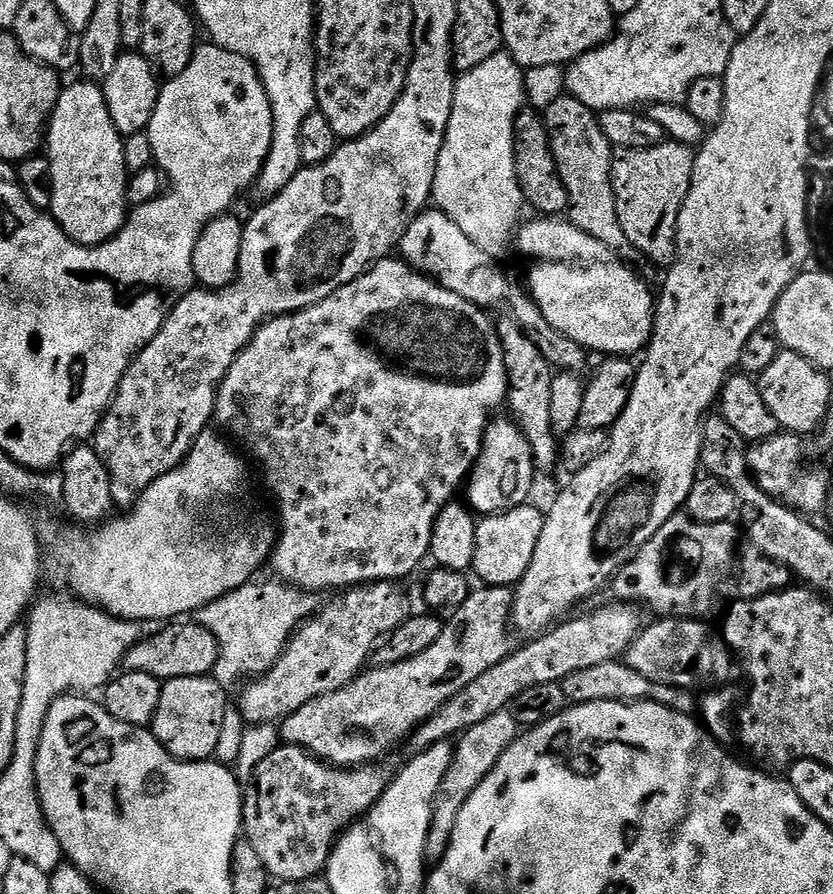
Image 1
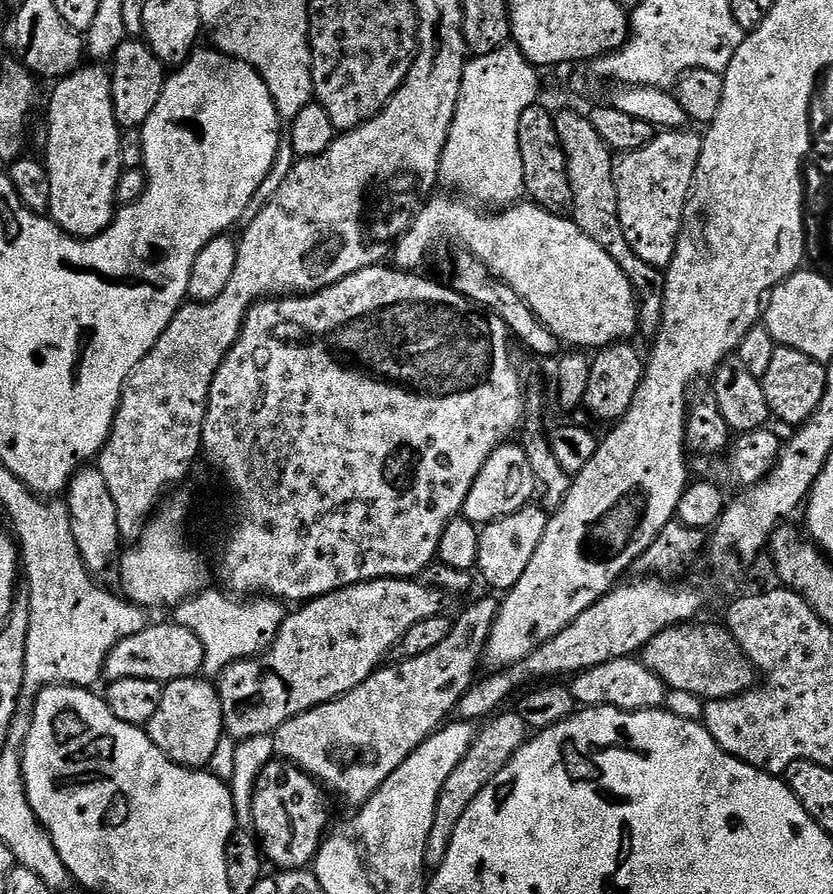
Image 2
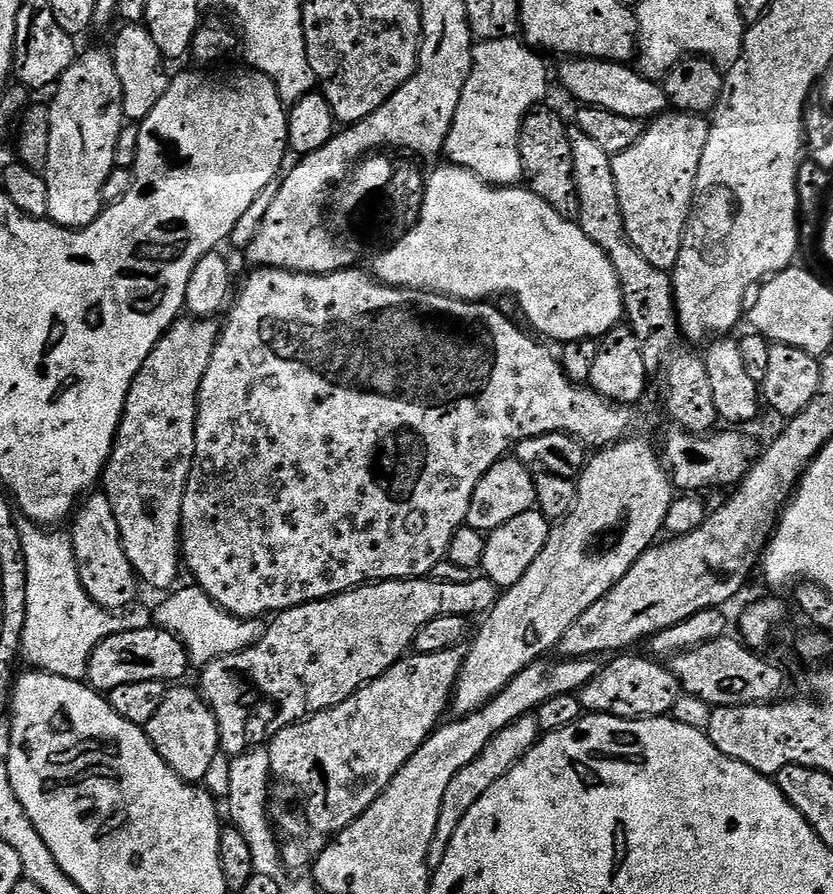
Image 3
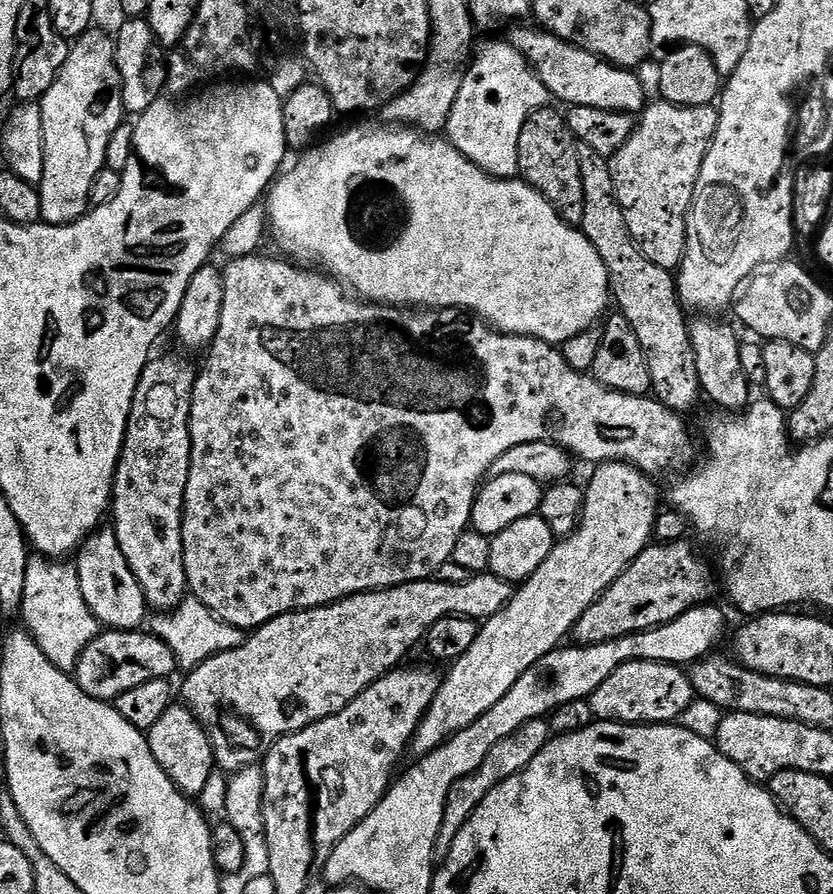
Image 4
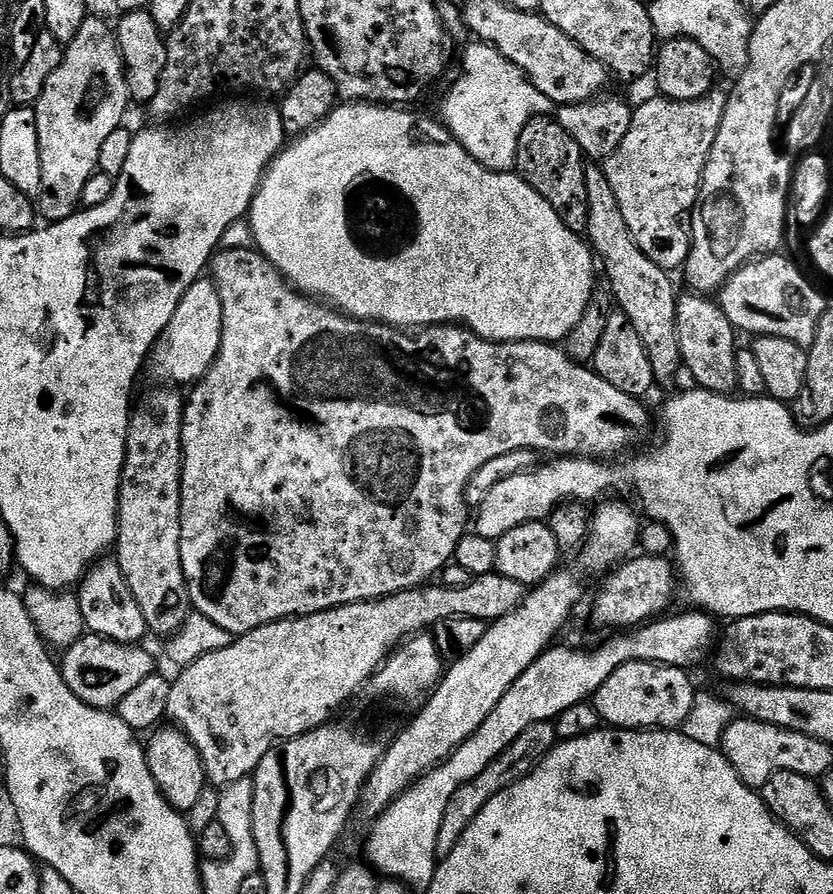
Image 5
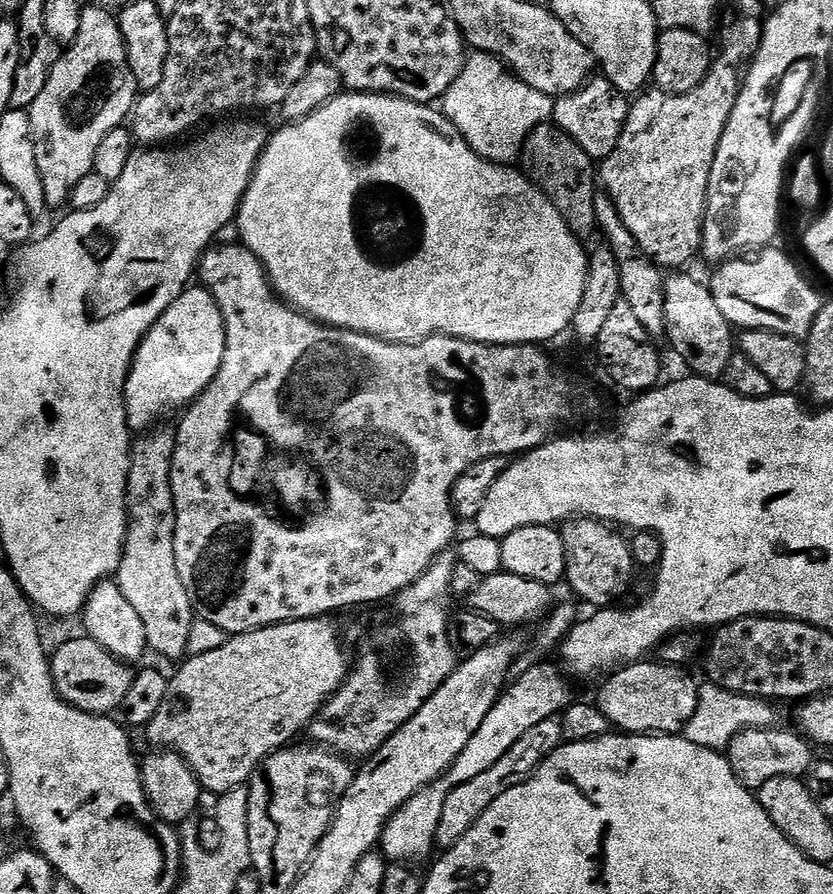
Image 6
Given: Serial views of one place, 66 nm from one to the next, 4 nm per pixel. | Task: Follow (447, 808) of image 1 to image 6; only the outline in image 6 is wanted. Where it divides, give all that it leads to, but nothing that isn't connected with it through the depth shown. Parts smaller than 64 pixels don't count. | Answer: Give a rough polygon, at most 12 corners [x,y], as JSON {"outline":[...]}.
{"outline":[[559,719],[526,730],[490,770],[452,788],[435,847],[447,850],[563,743]]}

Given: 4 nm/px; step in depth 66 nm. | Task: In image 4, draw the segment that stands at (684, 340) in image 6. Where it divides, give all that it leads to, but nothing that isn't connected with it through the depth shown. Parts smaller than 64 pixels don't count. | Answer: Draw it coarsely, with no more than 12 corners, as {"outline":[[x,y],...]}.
{"outline":[[720,318],[688,333],[701,393],[725,413],[753,399],[741,337]]}

